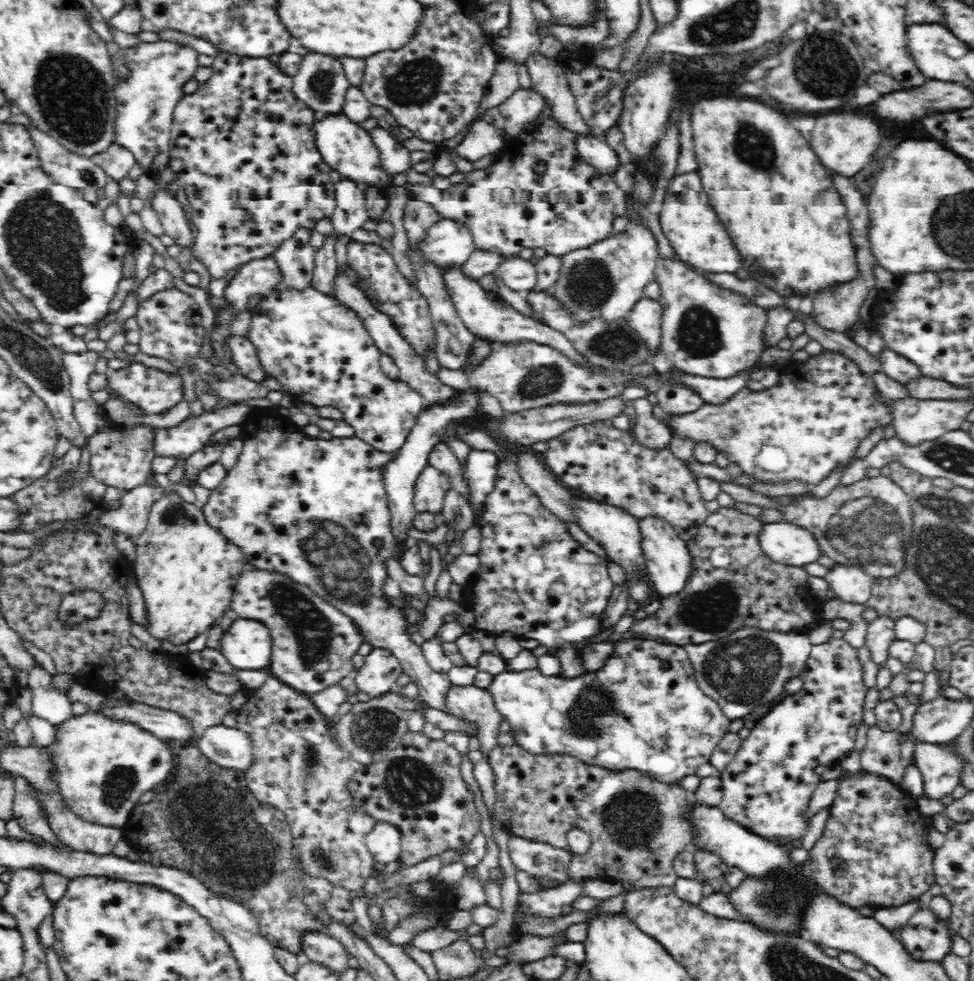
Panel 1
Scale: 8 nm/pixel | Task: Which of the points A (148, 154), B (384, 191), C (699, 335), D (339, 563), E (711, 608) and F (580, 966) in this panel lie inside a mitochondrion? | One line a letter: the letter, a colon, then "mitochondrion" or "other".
A: other
B: other
C: mitochondrion
D: mitochondrion
E: mitochondrion
F: other

